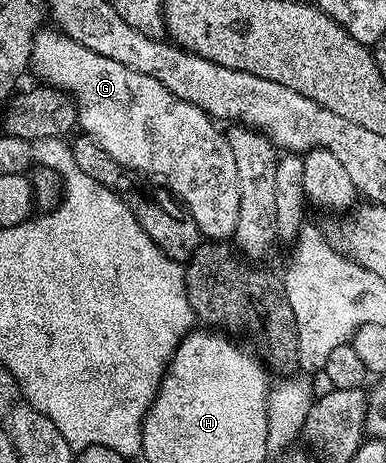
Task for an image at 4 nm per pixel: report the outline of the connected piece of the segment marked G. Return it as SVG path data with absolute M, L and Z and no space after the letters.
M56 29L36 32L30 67L44 78L41 80L47 86L57 87L72 96L76 103L76 122L83 134L106 149L114 161L137 176L153 179L157 188L175 196L192 216L205 240L228 241L235 236L238 225L238 165L234 165L234 153L230 153L227 134L215 127L217 124L211 115L188 100L179 100L154 77L144 76L118 61L110 61L110 57L102 57L86 49Z

